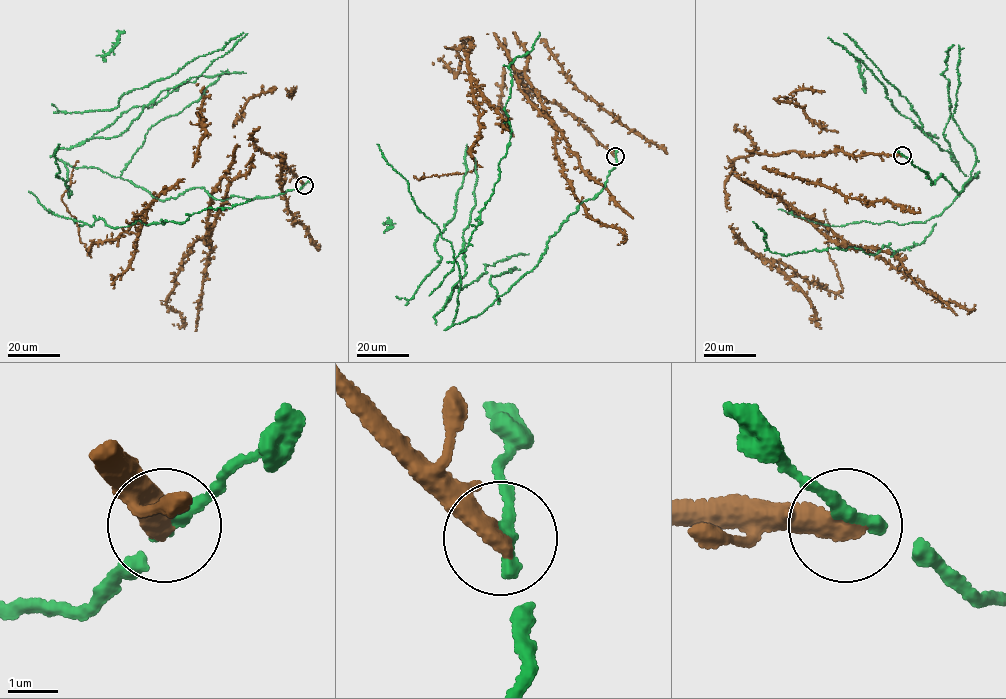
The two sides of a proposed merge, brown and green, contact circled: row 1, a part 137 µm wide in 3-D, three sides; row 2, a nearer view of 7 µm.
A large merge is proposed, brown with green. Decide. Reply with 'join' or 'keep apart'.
keep apart

